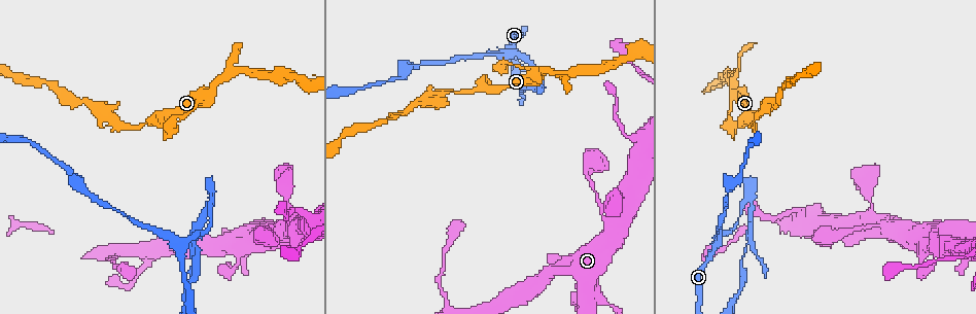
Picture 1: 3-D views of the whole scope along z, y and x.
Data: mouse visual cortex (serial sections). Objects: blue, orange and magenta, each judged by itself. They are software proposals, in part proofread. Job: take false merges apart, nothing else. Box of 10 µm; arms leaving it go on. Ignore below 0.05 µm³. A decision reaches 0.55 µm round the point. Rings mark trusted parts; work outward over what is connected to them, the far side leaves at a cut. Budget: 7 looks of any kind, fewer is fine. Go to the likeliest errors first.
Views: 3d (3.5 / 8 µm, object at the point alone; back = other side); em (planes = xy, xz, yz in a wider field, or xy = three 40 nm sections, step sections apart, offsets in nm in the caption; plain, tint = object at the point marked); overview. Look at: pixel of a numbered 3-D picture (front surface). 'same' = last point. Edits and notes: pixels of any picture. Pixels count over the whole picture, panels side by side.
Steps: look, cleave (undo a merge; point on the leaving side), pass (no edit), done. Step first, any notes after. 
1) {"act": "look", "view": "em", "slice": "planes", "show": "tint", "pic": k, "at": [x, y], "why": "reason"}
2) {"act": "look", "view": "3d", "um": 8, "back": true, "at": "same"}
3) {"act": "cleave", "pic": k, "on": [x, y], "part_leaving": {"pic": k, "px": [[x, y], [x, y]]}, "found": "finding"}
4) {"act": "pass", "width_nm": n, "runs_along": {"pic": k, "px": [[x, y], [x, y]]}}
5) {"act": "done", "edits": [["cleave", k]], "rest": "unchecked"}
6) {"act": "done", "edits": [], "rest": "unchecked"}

{"act": "look", "view": "3d", "um": 3.5, "pic": 1, "at": [719, 82], "why": "two arms in line, one across"}

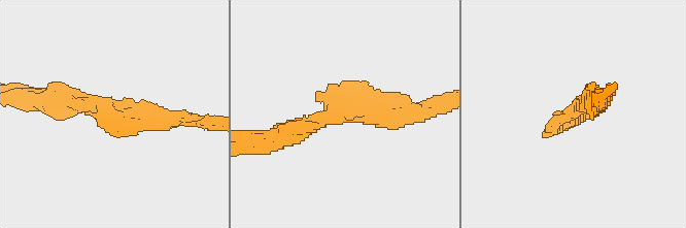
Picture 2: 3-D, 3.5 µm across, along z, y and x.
{"act": "look", "view": "em", "slice": "xy", "step": 5, "show": "tint", "pic": 2, "at": [575, 109], "arms": 3, "arm_widths_nm": [200, 200, 350]}

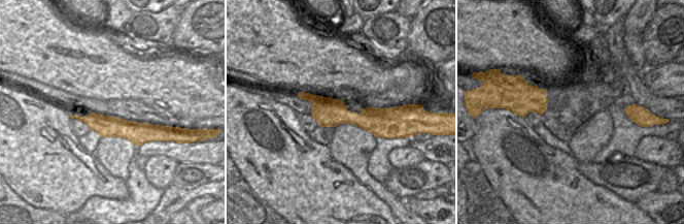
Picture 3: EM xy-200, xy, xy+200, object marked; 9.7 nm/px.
{"act": "pass", "runs_along": {"pic": 2, "px": [[267, 139], [378, 92]]}, "found": "all the same cell"}

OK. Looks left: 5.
{"act": "look", "view": "3d", "um": 3.5, "pic": 1, "at": [117, 126], "why": "sharp bend"}

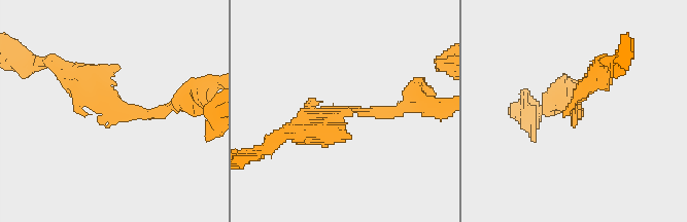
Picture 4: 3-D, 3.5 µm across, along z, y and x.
{"act": "look", "view": "em", "slice": "xy", "step": 5, "show": "tint", "pic": 4, "at": [346, 110]}

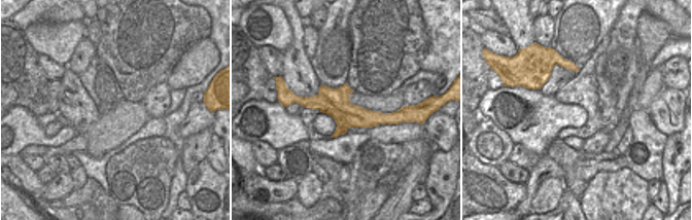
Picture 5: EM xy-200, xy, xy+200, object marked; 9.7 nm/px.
{"act": "look", "view": "em", "slice": "xy", "step": 3, "show": "tint", "at": "same"}

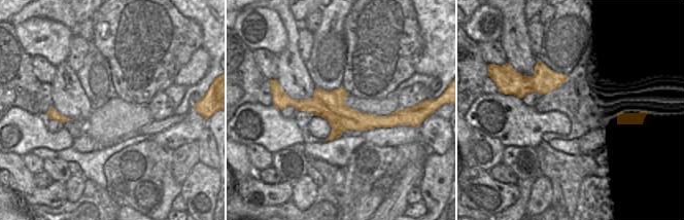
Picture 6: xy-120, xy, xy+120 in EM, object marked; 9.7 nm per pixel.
{"act": "pass", "runs_along": {"pic": 6, "px": [[287, 103], [395, 119]]}, "found": "one cell here"}

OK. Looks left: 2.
{"act": "look", "view": "3d", "um": 8, "pic": 1, "at": [922, 269], "why": "sharp bend"}

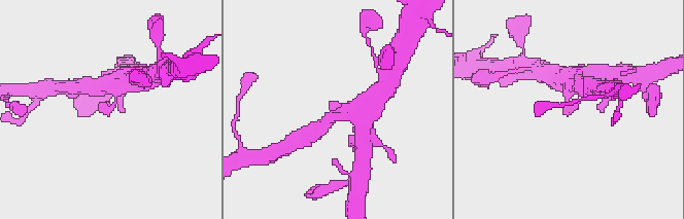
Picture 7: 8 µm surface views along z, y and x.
{"act": "look", "view": "em", "slice": "xy", "step": 2, "show": "tint", "at": "same", "why": "need the tissue"}

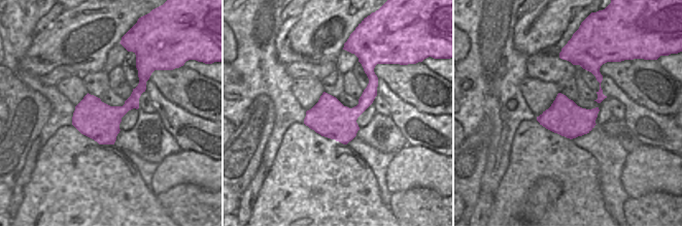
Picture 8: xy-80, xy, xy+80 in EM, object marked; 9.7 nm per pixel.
{"act": "pass", "runs_along": {"pic": 7, "px": [[126, 81], [109, 109], [99, 103]]}, "found": "continuous, no second cell"}

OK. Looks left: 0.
{"act": "done", "edits": [], "rest": "unchecked"}

